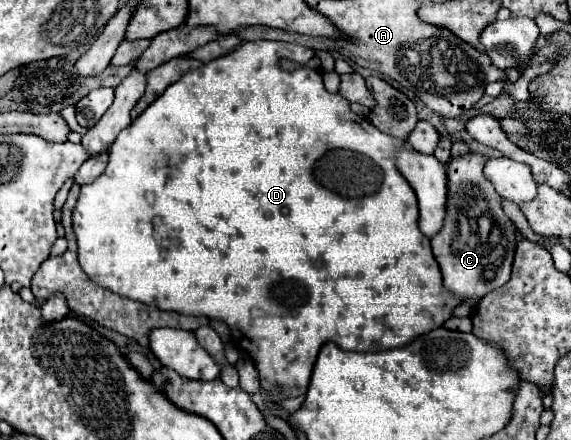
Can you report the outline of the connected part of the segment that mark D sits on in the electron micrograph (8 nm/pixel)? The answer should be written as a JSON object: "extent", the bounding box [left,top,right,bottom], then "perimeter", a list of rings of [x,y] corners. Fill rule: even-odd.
{"extent":[73,41,461,401],"perimeter":[[[245,41],[233,53],[189,71],[117,135],[111,145],[105,173],[93,183],[81,187],[79,201],[73,211],[79,263],[89,279],[113,293],[127,295],[129,299],[157,309],[205,315],[227,323],[233,343],[251,357],[269,401],[275,401],[271,397],[273,389],[279,389],[283,397],[305,395],[313,363],[325,343],[333,341],[343,351],[387,351],[403,347],[419,335],[441,327],[461,303],[461,299],[457,299],[457,295],[449,295],[441,283],[441,269],[437,267],[437,259],[433,259],[429,239],[419,231],[417,197],[395,167],[395,151],[403,147],[403,141],[381,133],[369,123],[369,119],[355,115],[349,109],[349,101],[339,93],[329,93],[323,87],[321,73],[307,67],[311,57],[313,49],[295,43]],[[281,59],[293,61],[297,67],[287,71],[281,67]]]}

